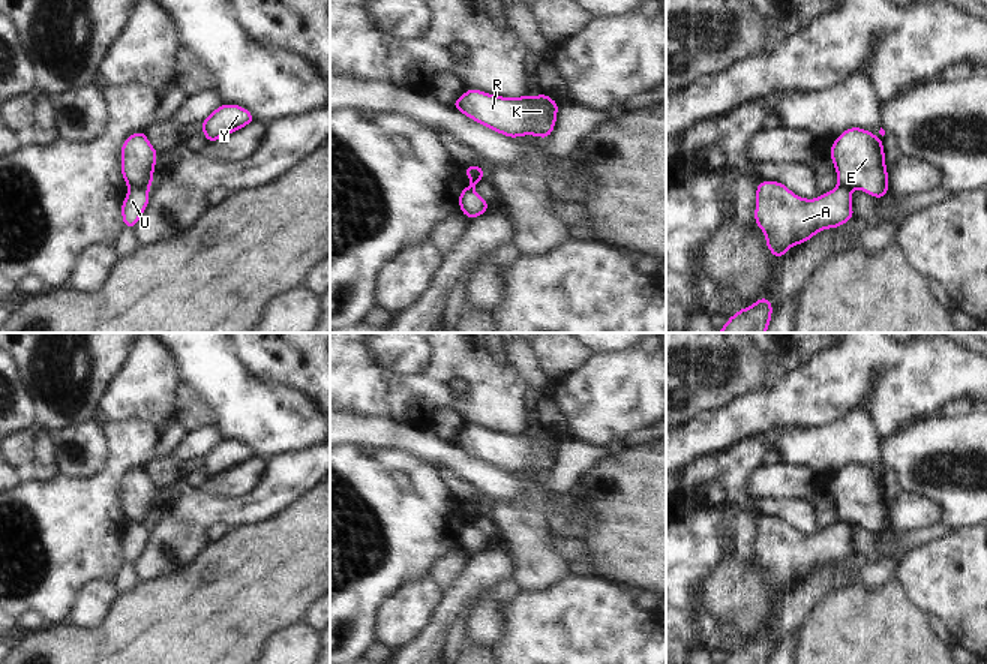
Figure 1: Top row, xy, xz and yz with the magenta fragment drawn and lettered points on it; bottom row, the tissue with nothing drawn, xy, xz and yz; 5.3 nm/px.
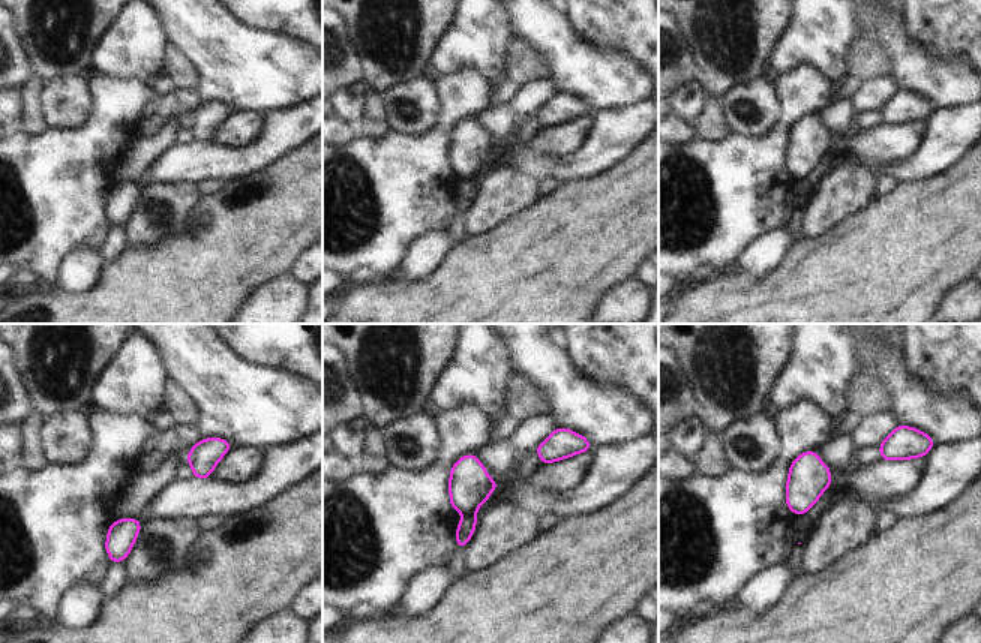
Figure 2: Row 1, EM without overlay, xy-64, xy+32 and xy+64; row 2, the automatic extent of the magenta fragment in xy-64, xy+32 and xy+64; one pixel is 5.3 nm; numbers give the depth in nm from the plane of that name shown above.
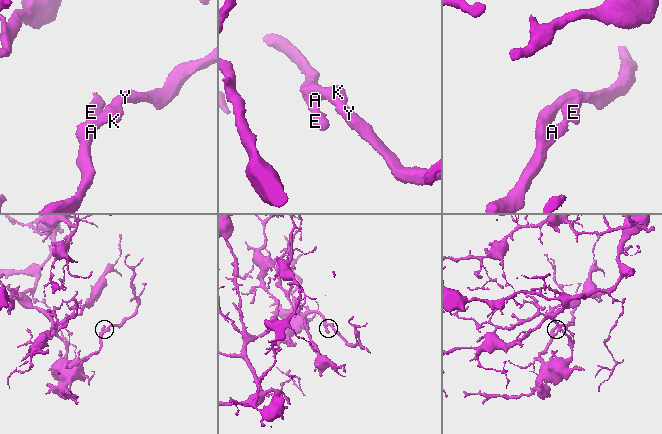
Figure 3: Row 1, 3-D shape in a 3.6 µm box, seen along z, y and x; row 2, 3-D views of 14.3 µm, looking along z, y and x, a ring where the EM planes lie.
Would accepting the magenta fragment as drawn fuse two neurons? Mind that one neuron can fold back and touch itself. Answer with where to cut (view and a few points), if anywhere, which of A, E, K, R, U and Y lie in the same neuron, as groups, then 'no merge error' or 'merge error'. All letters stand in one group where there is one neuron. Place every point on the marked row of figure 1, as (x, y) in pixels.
cut in xy along (129, 185), (147, 189); A K R U Y / E; merge error

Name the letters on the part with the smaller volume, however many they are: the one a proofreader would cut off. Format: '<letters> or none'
E

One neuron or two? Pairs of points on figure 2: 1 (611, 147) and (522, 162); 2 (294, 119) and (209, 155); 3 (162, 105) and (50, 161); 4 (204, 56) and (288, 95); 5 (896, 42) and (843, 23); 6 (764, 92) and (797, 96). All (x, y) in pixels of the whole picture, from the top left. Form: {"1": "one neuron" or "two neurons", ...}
{"1": "one neuron", "2": "one neuron", "3": "one neuron", "4": "one neuron", "5": "two neurons", "6": "two neurons"}

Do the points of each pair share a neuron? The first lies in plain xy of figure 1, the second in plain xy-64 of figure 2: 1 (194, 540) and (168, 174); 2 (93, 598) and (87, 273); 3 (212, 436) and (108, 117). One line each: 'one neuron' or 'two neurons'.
1: two neurons
2: one neuron
3: one neuron

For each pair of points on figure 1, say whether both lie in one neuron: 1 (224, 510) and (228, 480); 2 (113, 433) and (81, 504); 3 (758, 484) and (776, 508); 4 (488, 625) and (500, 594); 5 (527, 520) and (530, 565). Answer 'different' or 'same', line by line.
1: different
2: same
3: different
4: same
5: same

